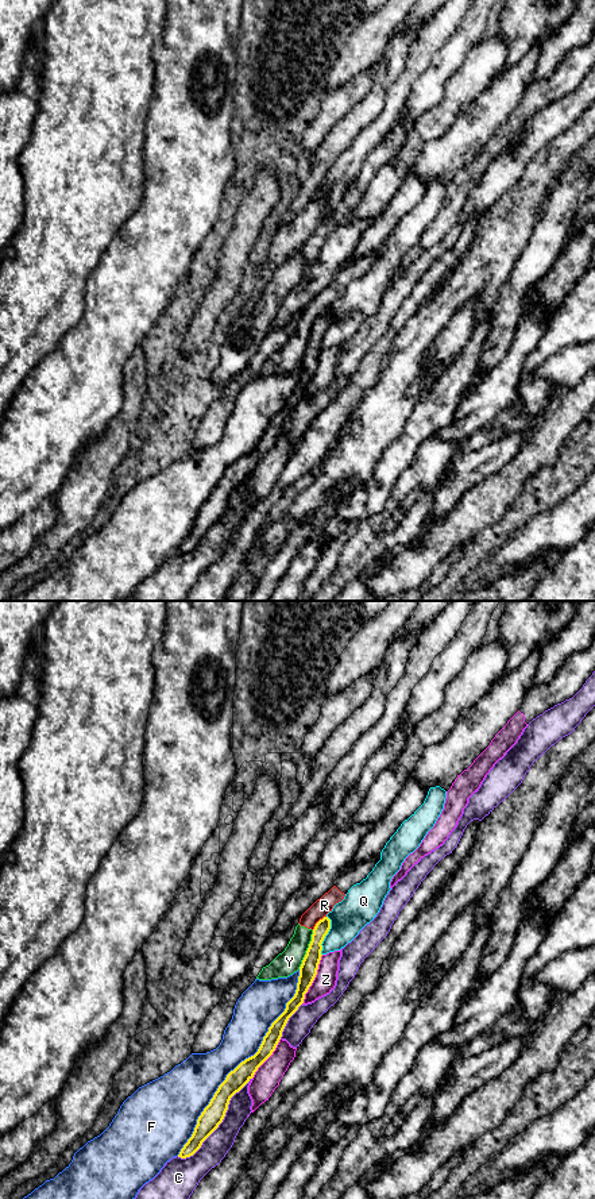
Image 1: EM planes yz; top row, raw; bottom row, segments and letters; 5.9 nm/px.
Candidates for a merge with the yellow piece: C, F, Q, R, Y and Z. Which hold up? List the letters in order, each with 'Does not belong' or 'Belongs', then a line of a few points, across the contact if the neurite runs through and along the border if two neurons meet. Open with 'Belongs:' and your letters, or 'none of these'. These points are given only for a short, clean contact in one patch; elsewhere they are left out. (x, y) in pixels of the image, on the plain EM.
Belongs: none of these
C: Does not belong
F: Does not belong
Q: Does not belong
R: Does not belong. Line: yz (325, 311), (312, 324)
Y: Does not belong
Z: Does not belong

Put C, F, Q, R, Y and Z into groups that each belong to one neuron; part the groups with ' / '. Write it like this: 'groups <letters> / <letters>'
groups C / F / Q / R Y / Z

